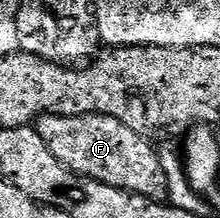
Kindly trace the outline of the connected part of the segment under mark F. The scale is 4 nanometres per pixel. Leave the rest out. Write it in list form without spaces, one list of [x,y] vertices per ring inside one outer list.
[[[49,115],[40,117],[37,128],[49,151],[79,176],[91,177],[109,187],[121,188],[139,196],[162,198],[167,177],[163,174],[163,161],[154,144],[137,135],[125,123],[109,115]]]

